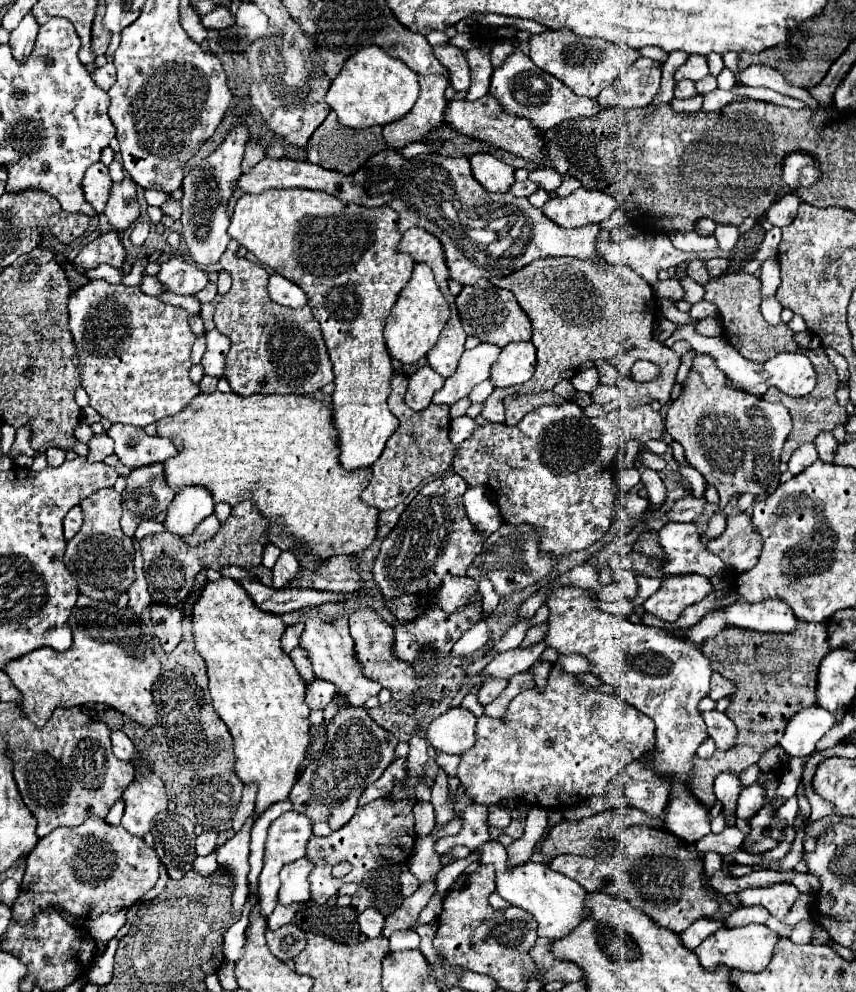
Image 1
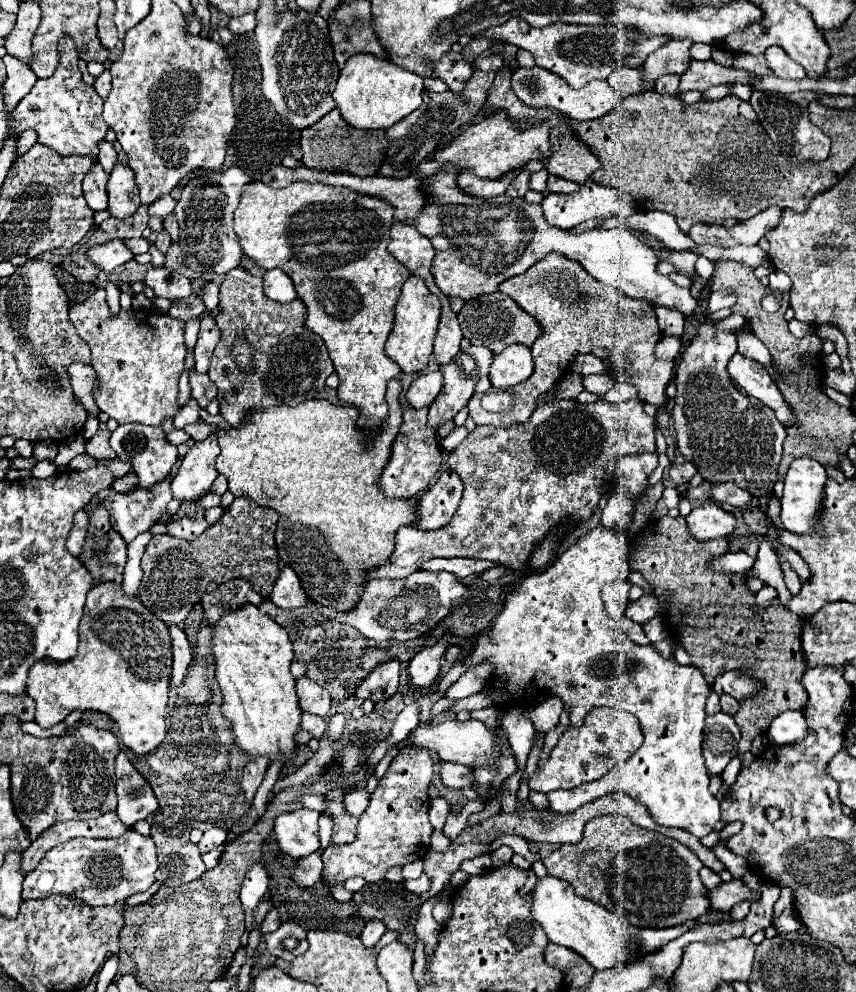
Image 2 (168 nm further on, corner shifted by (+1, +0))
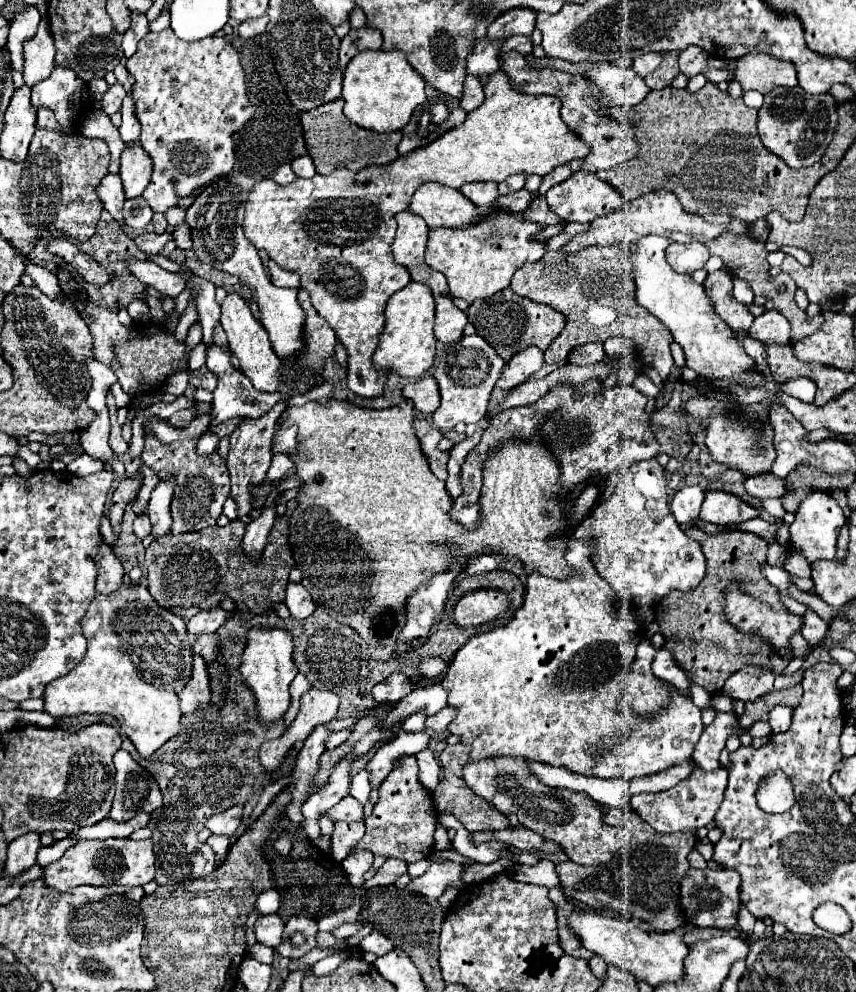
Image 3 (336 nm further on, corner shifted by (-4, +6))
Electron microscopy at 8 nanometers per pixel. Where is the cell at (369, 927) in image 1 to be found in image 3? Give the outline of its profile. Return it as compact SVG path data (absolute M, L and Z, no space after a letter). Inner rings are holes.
M376 930L370 932L368 936L364 936L364 940L362 940L362 944L360 944L360 950L362 950L362 952L372 952L372 954L376 954L376 956L388 954L392 948L394 948L392 942L390 942L384 934L380 934L380 932L376 932Z

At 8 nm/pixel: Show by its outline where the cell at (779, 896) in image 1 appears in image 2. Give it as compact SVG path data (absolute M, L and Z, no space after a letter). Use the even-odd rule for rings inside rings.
M733 880L733 882L723 882L715 890L709 890L709 898L711 898L711 908L729 912L735 904L743 900L749 900L749 902L759 900L761 892L753 892L741 880Z

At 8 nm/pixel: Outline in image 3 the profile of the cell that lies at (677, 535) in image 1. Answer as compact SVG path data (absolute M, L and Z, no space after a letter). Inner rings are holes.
M722 490L706 492L706 498L700 510L700 520L712 522L712 524L738 524L756 516L760 516L760 510L752 508L742 498Z

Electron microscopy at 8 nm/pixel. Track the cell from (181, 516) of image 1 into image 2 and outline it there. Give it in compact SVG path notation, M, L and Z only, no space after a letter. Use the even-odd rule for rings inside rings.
M211 434L205 442L195 444L183 458L177 476L171 482L173 496L179 502L193 502L207 494L219 476L215 470L215 456L219 454L217 438Z

